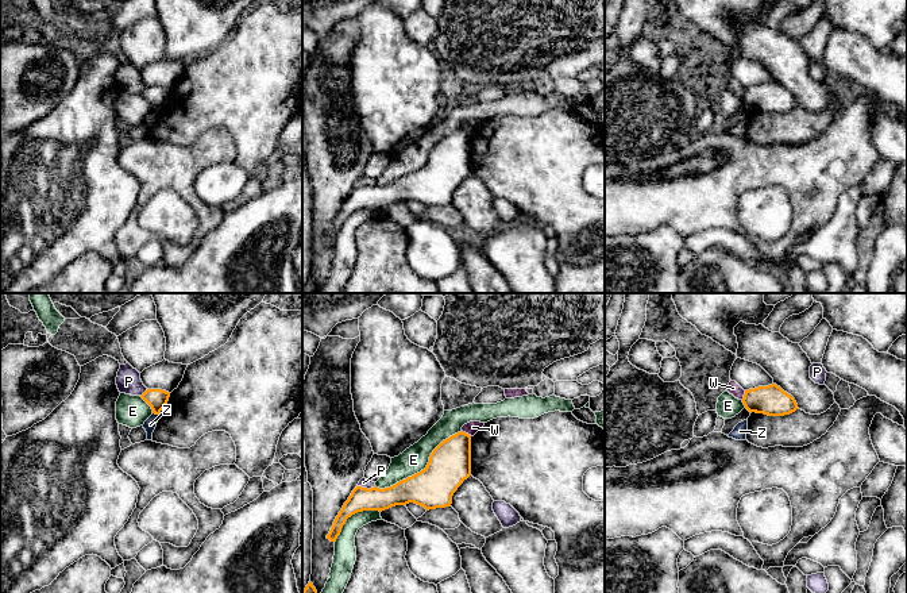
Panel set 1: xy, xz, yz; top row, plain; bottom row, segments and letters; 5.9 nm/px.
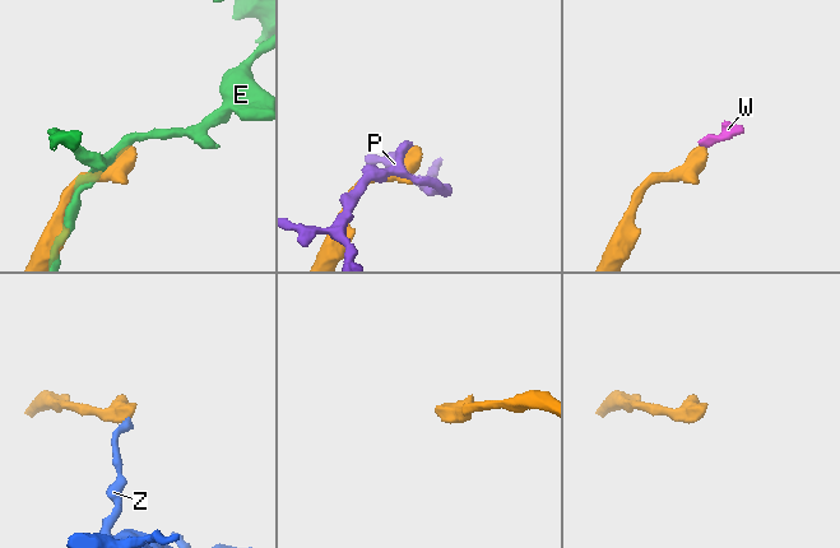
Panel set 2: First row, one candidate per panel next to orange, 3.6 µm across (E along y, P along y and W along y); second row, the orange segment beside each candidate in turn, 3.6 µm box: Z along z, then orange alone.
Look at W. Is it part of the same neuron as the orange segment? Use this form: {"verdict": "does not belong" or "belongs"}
{"verdict": "does not belong"}

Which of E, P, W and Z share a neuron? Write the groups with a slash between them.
E / P / W / Z

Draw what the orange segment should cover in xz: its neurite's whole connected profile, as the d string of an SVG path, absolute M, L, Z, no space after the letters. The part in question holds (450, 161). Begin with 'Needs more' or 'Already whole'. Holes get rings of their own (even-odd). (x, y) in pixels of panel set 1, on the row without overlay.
Already whole. M460 128L448 136L443 138L431 151L429 159L424 167L397 180L385 186L377 184L367 186L356 184L341 208L336 213L333 223L327 232L327 236L336 239L347 216L363 208L385 208L395 203L406 203L414 200L424 204L427 208L436 205L451 204L452 193L458 185L471 173L471 132Z

